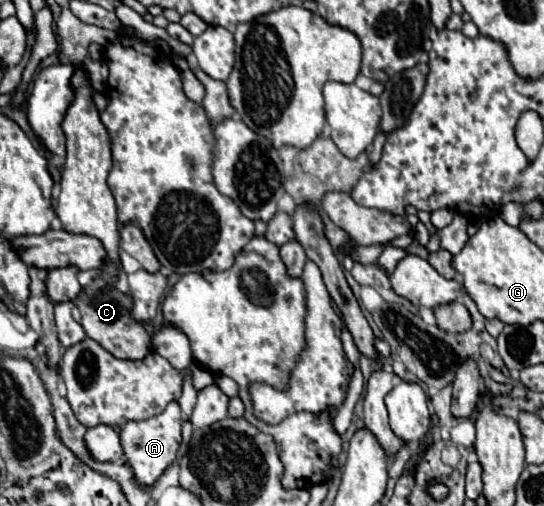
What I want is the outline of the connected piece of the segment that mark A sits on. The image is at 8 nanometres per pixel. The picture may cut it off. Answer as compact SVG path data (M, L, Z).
M177 401L169 403L163 413L151 419L125 423L121 427L121 445L125 451L127 463L133 467L135 479L141 487L147 487L153 481L157 481L161 473L175 461L179 443L181 443L181 407Z

